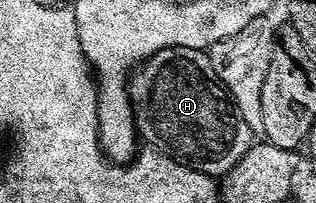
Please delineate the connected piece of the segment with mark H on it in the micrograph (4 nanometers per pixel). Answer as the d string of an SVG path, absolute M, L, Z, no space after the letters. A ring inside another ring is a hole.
M167 48L154 53L143 64L137 64L128 78L128 97L132 103L132 116L136 119L139 139L147 147L155 148L157 152L194 170L202 170L217 178L223 177L254 143L250 126L236 113L236 108L228 98L228 91L217 80L207 51L199 48Z

